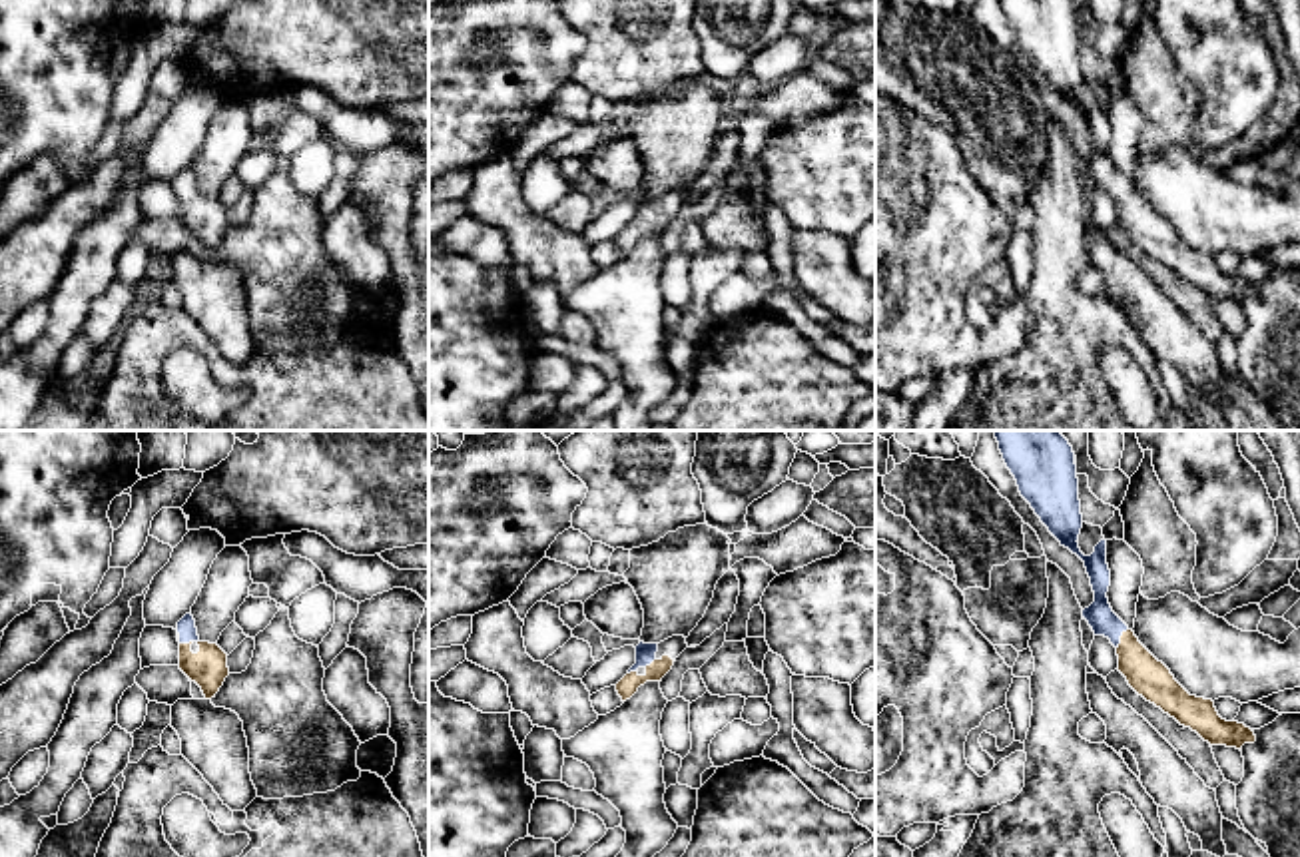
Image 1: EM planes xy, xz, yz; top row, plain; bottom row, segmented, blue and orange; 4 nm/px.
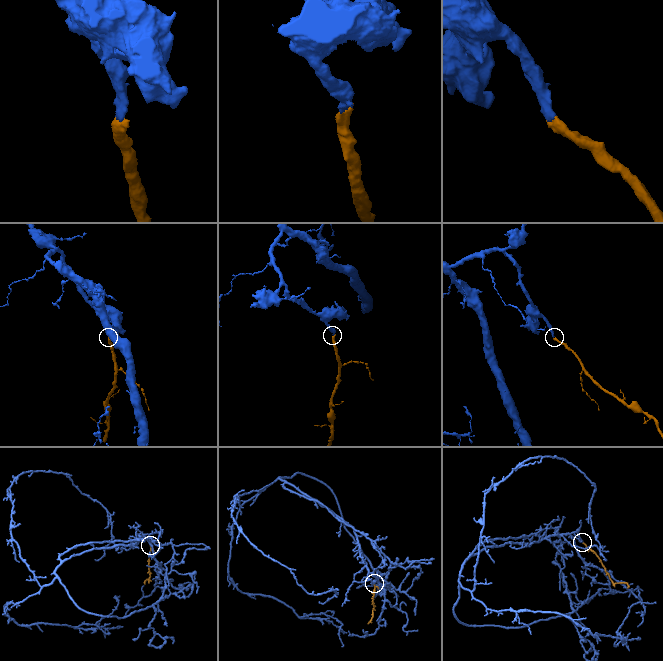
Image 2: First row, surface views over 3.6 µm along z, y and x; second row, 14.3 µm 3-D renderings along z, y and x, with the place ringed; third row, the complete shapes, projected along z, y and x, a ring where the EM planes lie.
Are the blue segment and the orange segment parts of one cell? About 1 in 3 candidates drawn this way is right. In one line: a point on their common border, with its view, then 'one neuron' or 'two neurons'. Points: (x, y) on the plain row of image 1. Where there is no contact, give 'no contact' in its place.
meets blue in xy at (182, 196); one neuron

